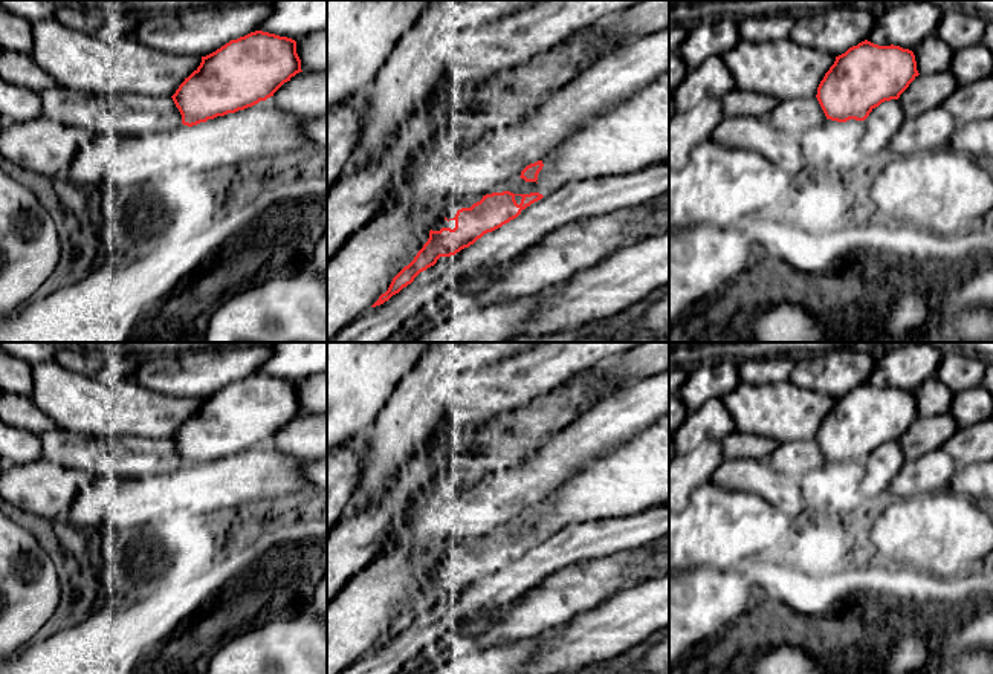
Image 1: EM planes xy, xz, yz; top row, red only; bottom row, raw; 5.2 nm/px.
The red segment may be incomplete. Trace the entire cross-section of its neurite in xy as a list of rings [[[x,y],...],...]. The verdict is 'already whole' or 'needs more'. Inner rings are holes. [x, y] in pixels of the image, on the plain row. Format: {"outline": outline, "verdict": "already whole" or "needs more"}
{"outline": [[[255,373],[202,399],[200,408],[185,420],[171,440],[182,457],[182,466],[192,469],[266,443],[299,414],[302,413],[295,382]]], "verdict": "already whole"}

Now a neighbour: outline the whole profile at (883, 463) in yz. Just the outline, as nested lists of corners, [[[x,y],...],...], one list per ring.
[[[898,442],[881,445],[863,463],[865,474],[860,481],[865,495],[878,495],[889,489],[891,480],[900,472],[906,459]]]

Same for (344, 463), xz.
[[[370,429],[327,452],[327,533],[342,518],[353,498],[368,443]]]

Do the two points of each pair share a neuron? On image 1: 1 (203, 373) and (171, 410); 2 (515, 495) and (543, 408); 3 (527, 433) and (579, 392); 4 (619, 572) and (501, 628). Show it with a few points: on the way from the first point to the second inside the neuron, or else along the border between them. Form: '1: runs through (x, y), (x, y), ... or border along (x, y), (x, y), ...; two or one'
1: border along (147, 388), (156, 393), (200, 399); two
2: border along (553, 437), (529, 459), (511, 469); two
3: runs through (540, 421), (567, 402); one
4: runs through (590, 581), (530, 615); one

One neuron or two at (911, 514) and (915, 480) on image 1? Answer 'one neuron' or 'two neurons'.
two neurons

